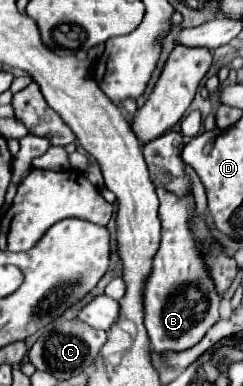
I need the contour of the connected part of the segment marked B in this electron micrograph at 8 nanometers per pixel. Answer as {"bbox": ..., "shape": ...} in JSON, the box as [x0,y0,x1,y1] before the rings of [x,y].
{"bbox":[144,188,220,354],"shape":[[[158,188],[156,194],[160,200],[158,216],[162,220],[162,242],[152,260],[152,274],[144,290],[144,324],[152,350],[156,354],[164,354],[188,350],[204,338],[208,328],[218,322],[220,296],[202,264],[202,256],[196,250],[196,242],[188,226],[190,216],[194,214],[194,198],[178,198],[162,188]]]}

